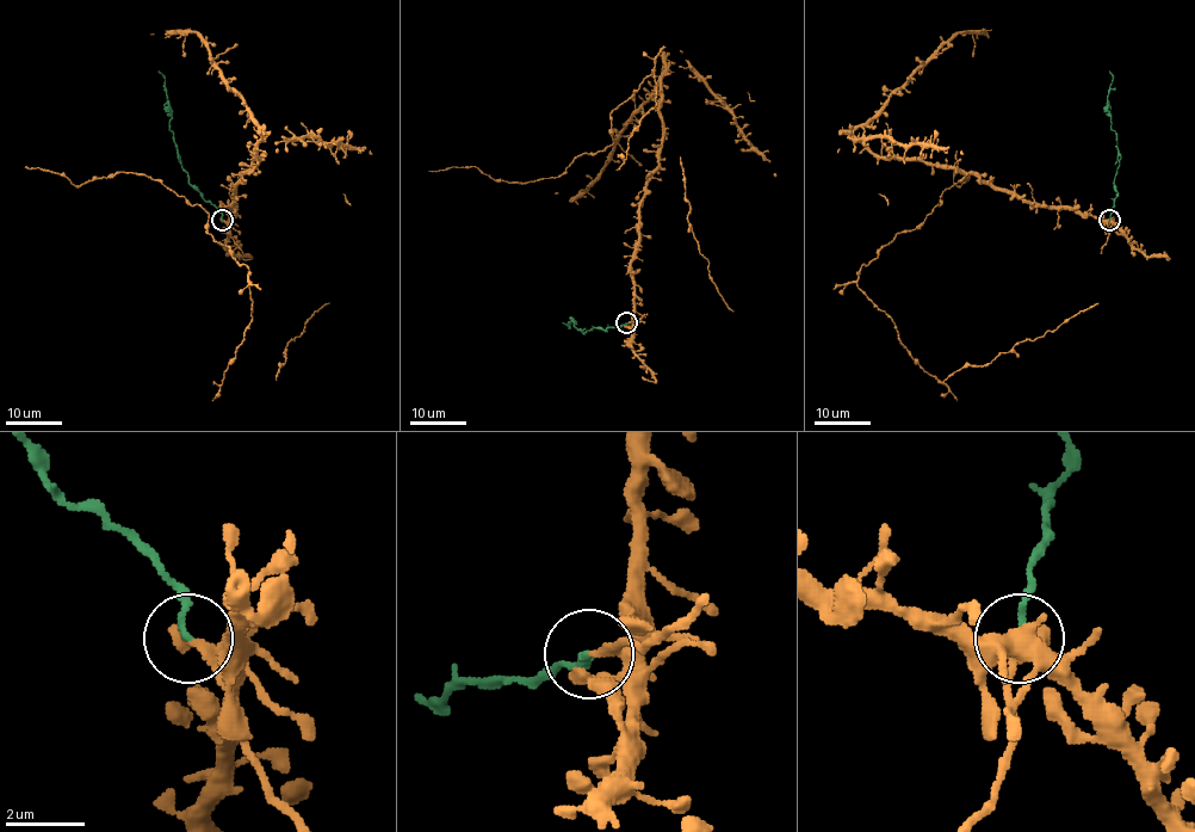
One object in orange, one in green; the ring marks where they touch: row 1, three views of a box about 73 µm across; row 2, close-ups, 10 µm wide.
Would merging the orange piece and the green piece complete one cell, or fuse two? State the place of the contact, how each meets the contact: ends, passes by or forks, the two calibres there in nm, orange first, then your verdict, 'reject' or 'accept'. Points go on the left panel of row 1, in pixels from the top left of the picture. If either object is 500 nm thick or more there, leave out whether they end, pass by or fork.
place (222, 220); orange passes by; green ends; calibres 190 and 160 nm; reject

